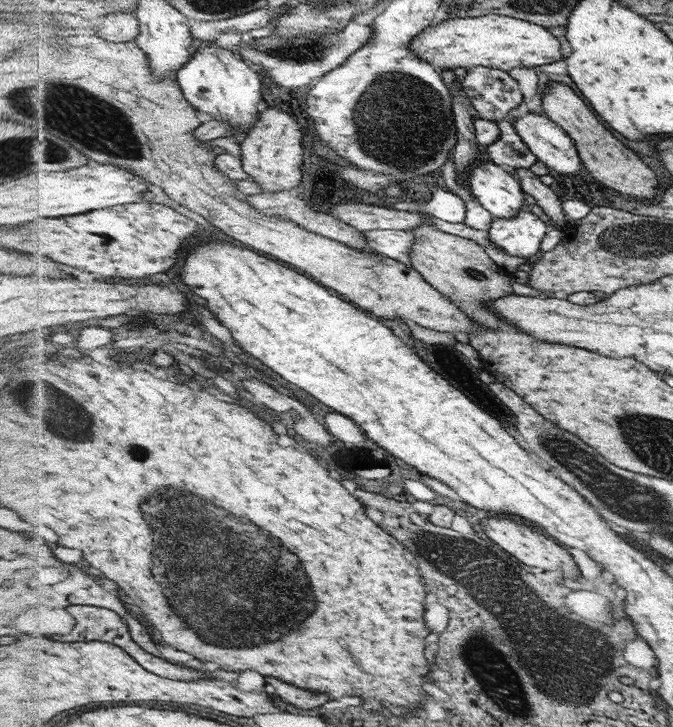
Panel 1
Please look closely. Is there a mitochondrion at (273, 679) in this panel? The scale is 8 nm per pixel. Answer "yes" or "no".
no

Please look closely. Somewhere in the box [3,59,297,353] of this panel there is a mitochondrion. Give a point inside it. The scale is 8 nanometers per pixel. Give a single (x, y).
(90, 122)

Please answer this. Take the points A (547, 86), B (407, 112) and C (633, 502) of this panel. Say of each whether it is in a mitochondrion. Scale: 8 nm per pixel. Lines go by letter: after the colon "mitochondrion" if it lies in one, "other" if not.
A: other
B: mitochondrion
C: mitochondrion

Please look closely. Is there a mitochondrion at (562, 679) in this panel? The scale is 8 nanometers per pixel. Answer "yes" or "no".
yes

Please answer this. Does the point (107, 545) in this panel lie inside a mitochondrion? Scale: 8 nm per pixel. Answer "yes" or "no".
no

